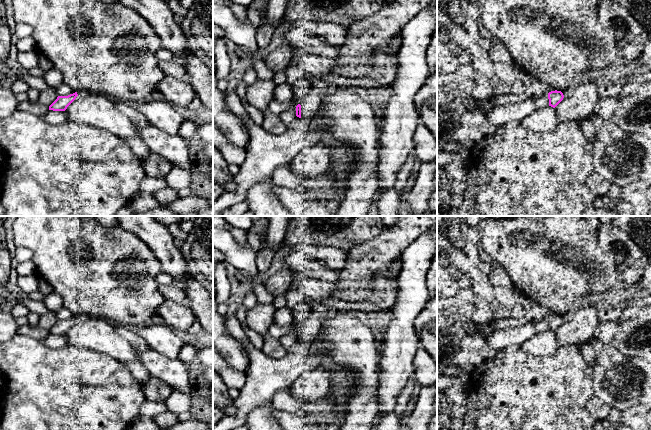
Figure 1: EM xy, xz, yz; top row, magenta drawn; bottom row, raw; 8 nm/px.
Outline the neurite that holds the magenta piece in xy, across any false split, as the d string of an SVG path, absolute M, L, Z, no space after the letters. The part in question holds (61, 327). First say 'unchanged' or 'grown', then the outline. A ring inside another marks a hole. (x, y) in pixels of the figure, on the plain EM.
unchanged | M77 316L68 320L58 320L57 323L49 330L49 334L65 335L77 320Z

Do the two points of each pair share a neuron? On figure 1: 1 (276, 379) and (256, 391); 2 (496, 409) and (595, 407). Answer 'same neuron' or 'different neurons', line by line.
1: same neuron
2: different neurons

